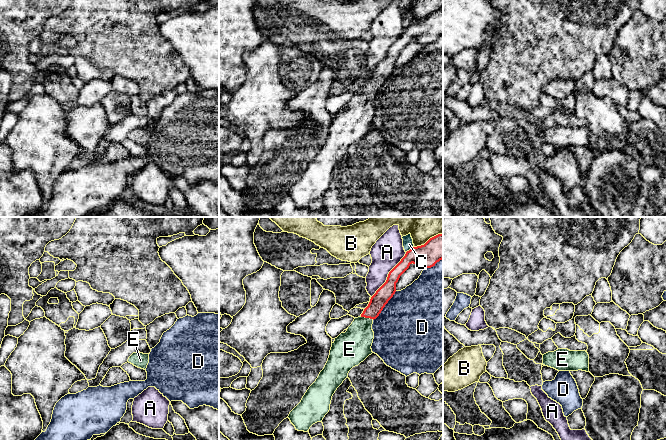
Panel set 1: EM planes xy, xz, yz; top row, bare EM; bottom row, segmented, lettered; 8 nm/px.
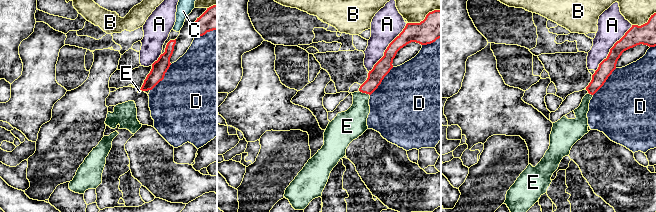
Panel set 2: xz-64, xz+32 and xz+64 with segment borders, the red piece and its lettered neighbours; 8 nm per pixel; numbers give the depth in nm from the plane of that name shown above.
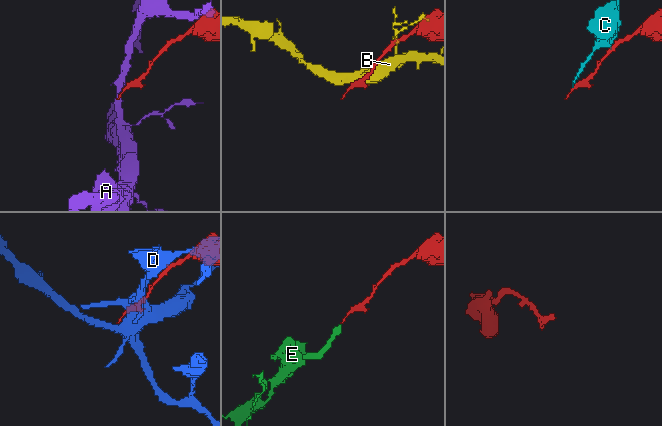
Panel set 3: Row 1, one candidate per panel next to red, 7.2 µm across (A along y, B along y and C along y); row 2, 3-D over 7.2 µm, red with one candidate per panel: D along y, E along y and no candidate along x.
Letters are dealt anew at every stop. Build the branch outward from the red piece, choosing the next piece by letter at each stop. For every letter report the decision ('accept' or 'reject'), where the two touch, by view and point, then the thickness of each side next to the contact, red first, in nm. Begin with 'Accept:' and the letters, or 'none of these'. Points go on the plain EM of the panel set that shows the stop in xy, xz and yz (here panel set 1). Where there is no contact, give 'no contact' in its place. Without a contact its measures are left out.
Accept: E
A: reject; meets red in xz at (388, 51); 130 nm thick on the red side, 240 nm on the other
B: reject; meets red in xz at (429, 15); 200 nm thick on the red side, 160 nm on the other
C: reject; meets red in xz at (410, 25); 200 nm thick on the red side, 80 nm on the other
D: reject; meets red in xz at (384, 82); 130 nm thick on the red side, 500 nm on the other
E: accept; meets red in xz at (367, 93); 130 nm thick on the red side, 260 nm on the other

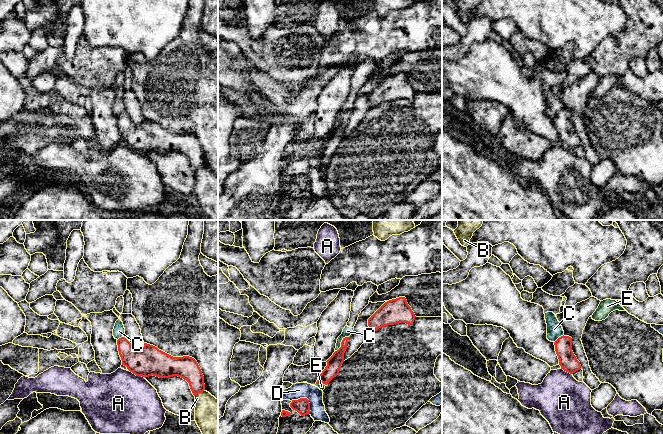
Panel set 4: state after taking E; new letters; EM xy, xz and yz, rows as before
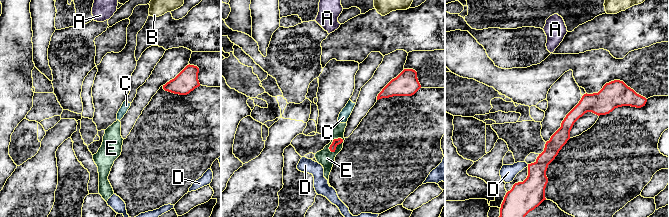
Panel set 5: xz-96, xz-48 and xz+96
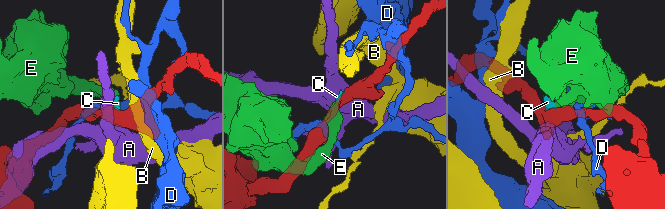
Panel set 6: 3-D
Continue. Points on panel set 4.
Accept: none of these
A: reject; meets red in xy at (136, 151); 240 nm thick on the red side, 500 nm on the other
B: reject; meets red in xy at (199, 168); 180 nm thick on the red side, 320 nm on the other
C: reject; meets red in xz at (341, 119); 120 nm thick on the red side, 70 nm on the other
D: reject; meets red in xz at (306, 174); 120 nm thick on the red side, 130 nm on the other
E: reject; meets red in xz at (320, 157); 120 nm thick on the red side, 60 nm on the other

